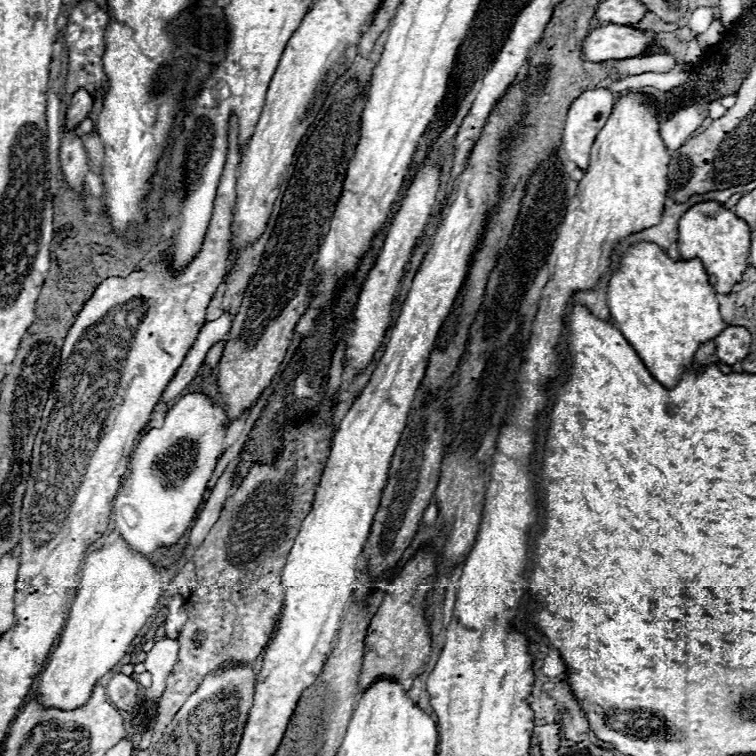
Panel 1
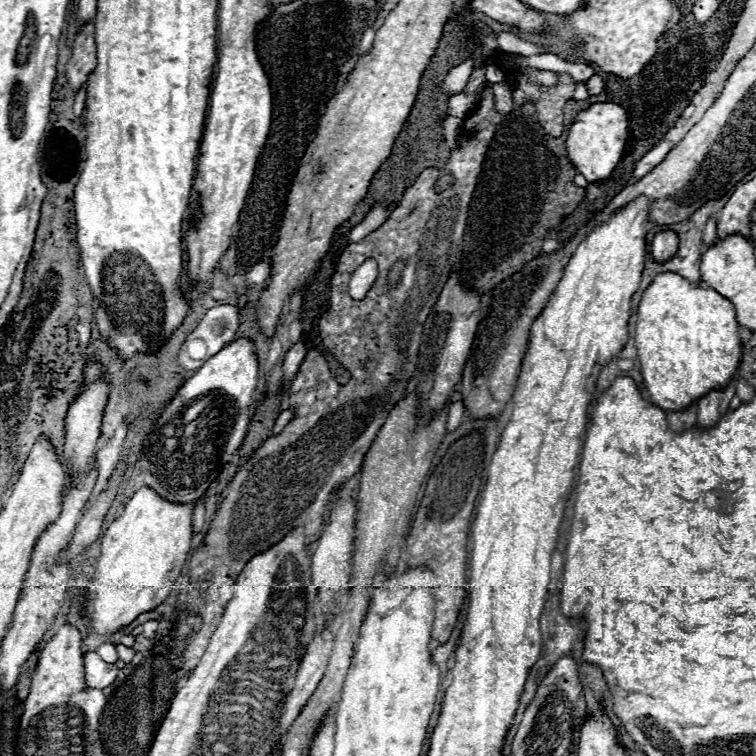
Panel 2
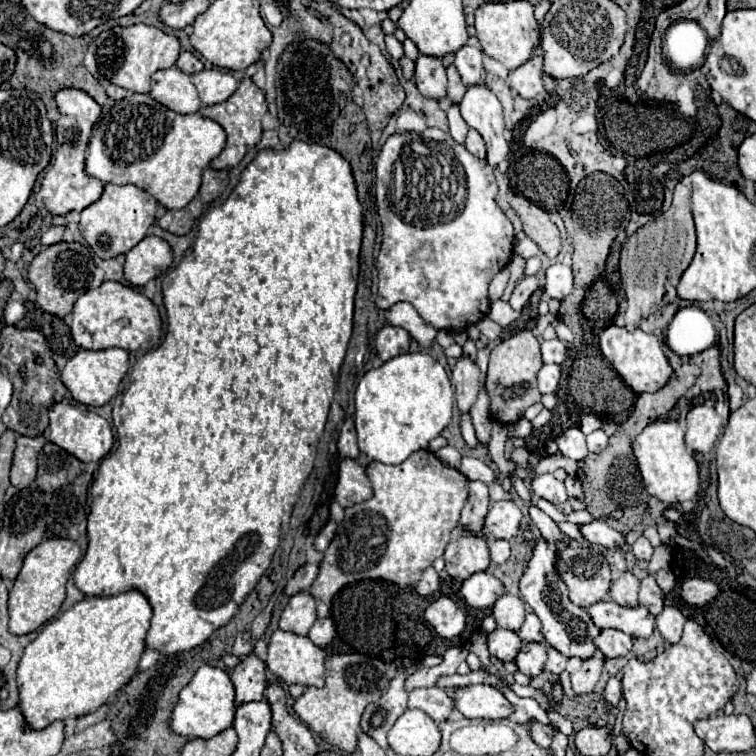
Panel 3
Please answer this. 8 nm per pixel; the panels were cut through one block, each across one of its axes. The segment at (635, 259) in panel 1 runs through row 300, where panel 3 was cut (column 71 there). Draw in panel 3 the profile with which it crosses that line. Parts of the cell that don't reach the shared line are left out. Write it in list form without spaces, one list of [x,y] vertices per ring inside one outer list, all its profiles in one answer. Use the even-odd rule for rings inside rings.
[[[130,590],[110,598],[84,598],[82,602],[68,608],[60,618],[48,622],[36,640],[24,648],[16,672],[20,690],[18,708],[26,726],[32,730],[42,730],[54,720],[78,718],[106,704],[106,700],[136,674],[140,656],[144,652],[144,638],[150,628],[150,618],[152,608],[148,600],[138,590]]]

